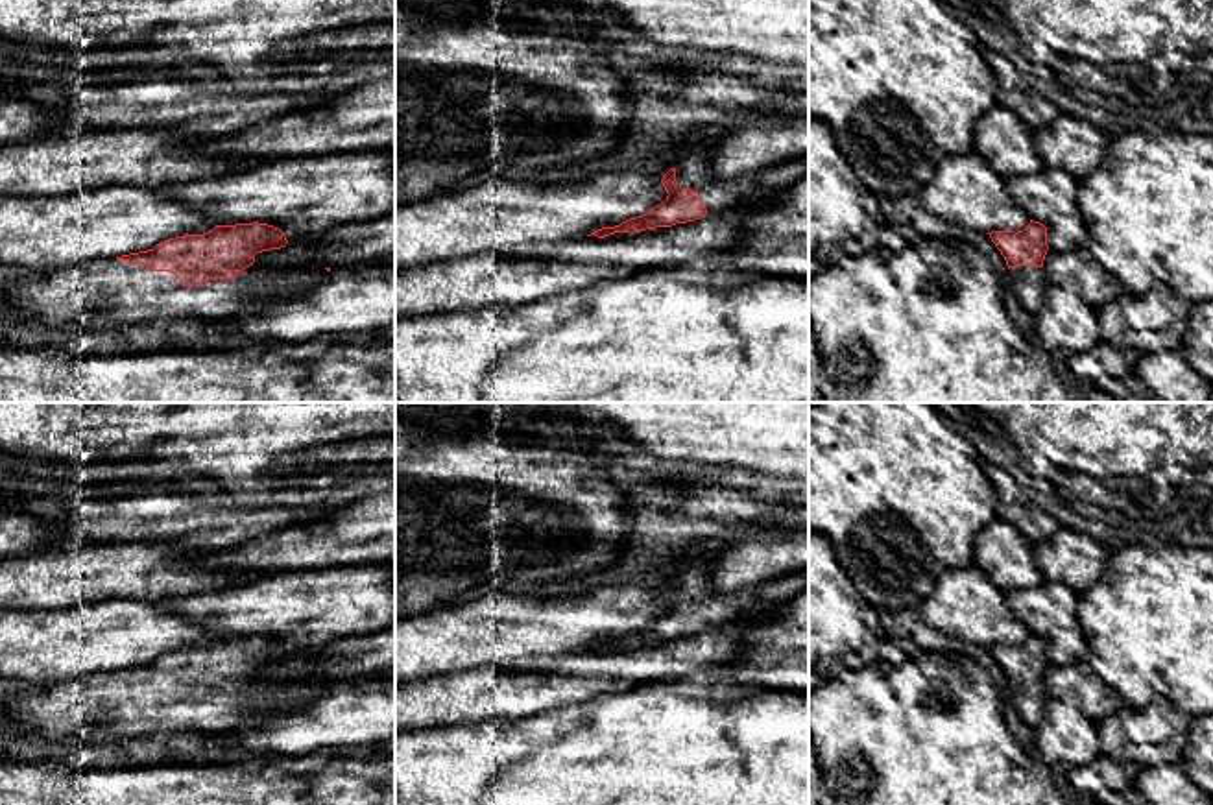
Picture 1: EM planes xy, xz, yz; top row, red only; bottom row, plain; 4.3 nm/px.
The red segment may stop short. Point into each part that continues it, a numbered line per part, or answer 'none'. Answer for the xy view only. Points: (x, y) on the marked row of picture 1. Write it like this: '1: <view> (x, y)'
1: xy (137, 294)

